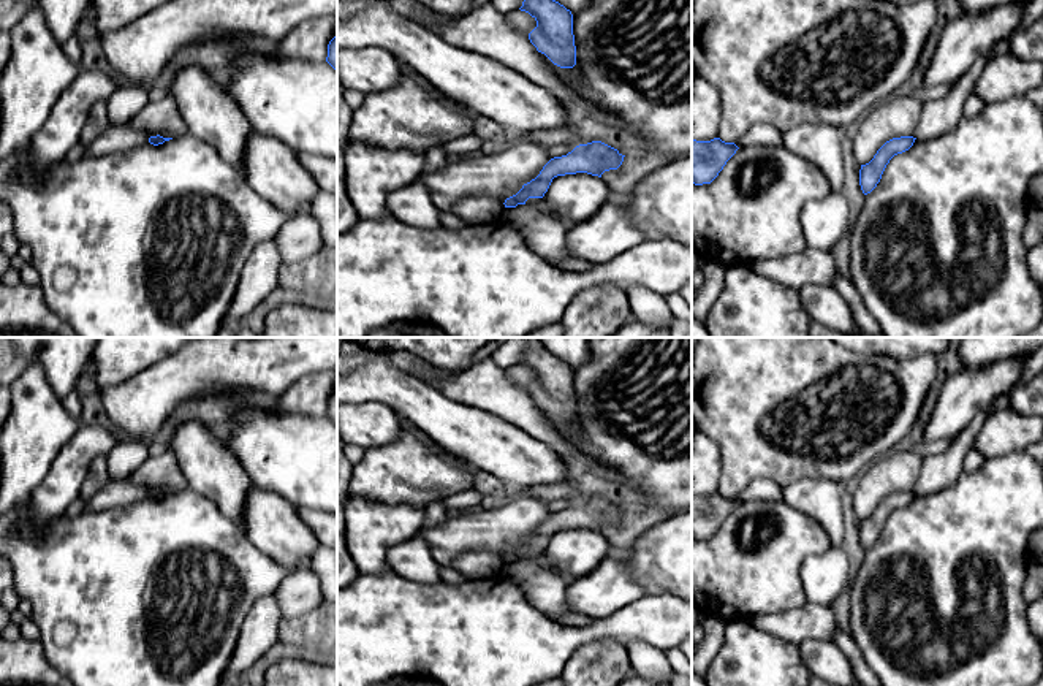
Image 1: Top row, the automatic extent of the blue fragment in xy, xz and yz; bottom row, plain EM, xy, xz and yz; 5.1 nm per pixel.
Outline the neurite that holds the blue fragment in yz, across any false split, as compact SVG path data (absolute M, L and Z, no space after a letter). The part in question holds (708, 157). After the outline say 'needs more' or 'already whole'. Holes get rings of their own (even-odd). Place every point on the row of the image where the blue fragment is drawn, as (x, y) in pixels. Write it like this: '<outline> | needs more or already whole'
M692 138L692 184L711 184L739 147L720 138L696 141Z | already whole

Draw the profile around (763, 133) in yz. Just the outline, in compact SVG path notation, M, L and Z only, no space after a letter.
M768 122L755 124L734 144L739 149L750 146L782 146L782 131Z

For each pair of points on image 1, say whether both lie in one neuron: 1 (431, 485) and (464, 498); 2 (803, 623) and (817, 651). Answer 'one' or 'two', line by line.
1: two
2: two

